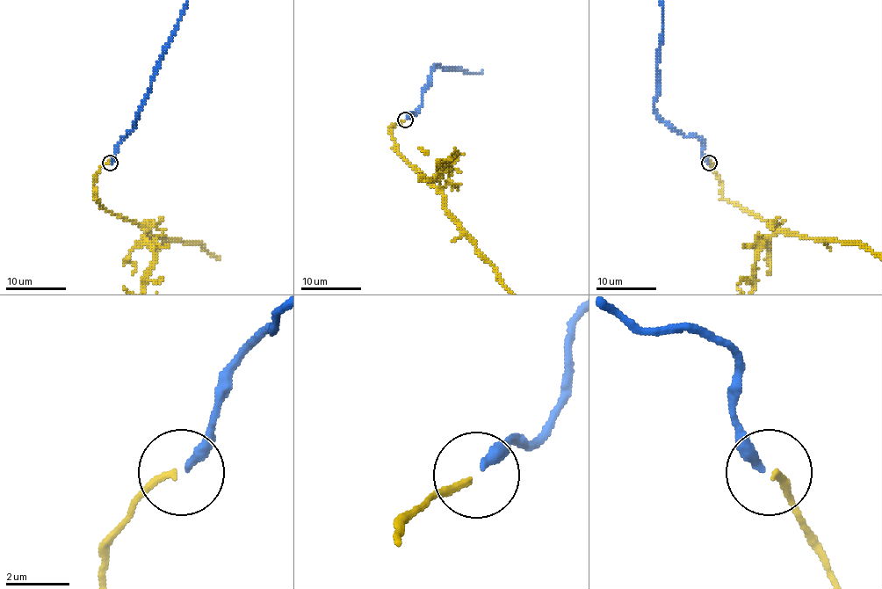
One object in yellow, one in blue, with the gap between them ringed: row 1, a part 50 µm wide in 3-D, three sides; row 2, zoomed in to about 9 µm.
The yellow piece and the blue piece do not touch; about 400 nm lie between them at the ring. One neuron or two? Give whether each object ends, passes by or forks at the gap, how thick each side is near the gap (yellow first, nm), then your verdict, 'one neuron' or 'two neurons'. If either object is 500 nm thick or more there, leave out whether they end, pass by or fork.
yellow ends | blue ends | 200/320 nm | two neurons

